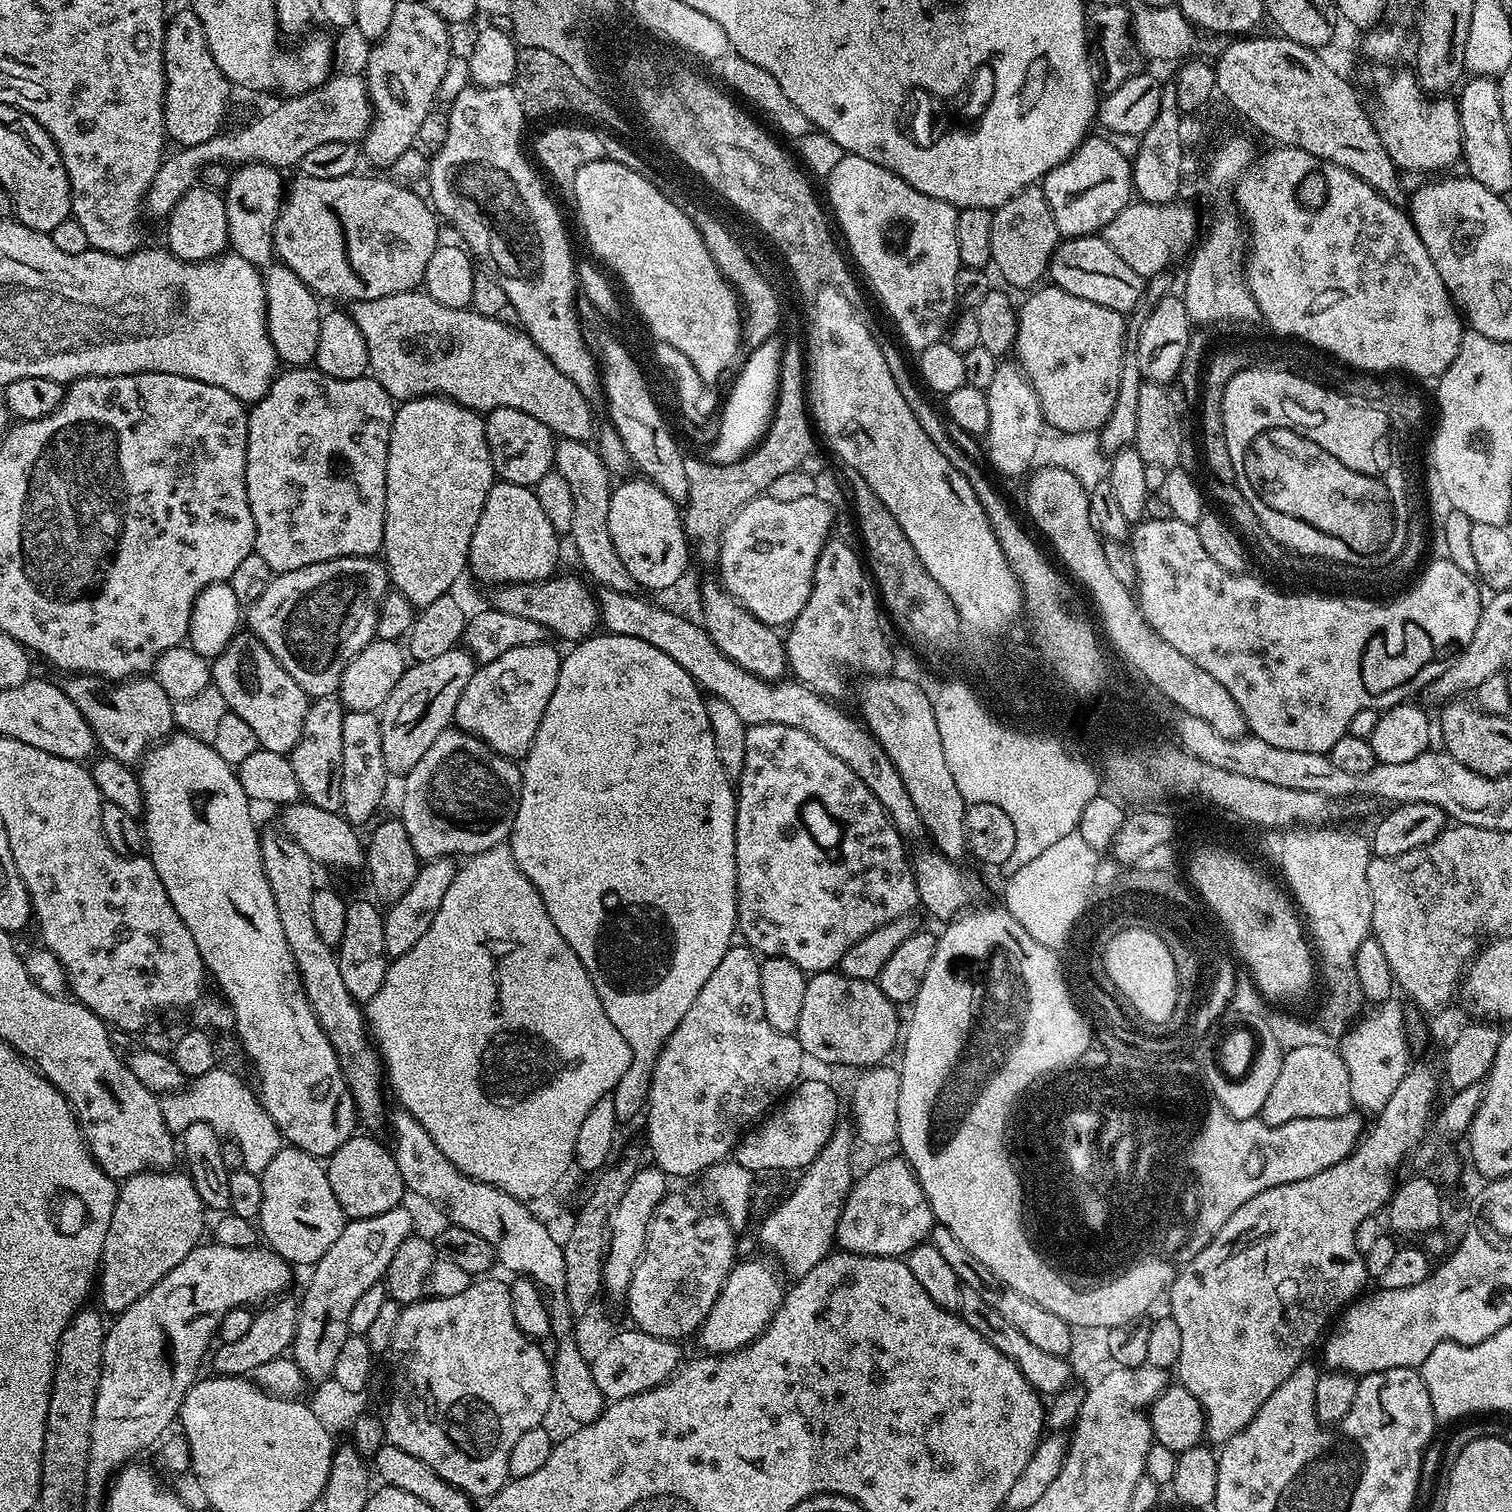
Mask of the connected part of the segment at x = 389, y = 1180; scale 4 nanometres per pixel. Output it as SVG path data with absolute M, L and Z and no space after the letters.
M354 1134L334 1154L327 1157L326 1167L330 1178L330 1190L334 1190L334 1198L338 1198L338 1206L342 1206L348 1220L374 1218L378 1214L386 1214L386 1210L401 1207L406 1189L402 1182L402 1174L398 1174L398 1162L393 1158L387 1143L379 1144L375 1135Z

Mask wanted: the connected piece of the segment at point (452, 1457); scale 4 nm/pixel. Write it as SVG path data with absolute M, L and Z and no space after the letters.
M480 1278L469 1288L456 1292L453 1296L440 1296L437 1300L425 1298L415 1304L405 1304L400 1309L398 1326L394 1326L394 1338L390 1349L392 1368L396 1371L396 1389L392 1392L392 1401L388 1404L388 1416L383 1417L384 1435L387 1443L398 1446L398 1450L406 1450L406 1454L414 1454L426 1466L430 1466L446 1482L450 1482L458 1490L473 1498L487 1498L500 1491L509 1479L508 1463L510 1450L514 1450L514 1442L526 1434L526 1430L534 1430L545 1423L544 1415L554 1408L554 1389L552 1387L552 1360L544 1357L539 1343L531 1340L522 1330L518 1330L518 1322L514 1322L514 1314L510 1310L510 1294L508 1284L499 1284L492 1278Z

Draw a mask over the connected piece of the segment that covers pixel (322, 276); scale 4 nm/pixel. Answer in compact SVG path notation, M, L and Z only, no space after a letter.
M297 175L297 180L287 185L284 207L272 235L272 247L279 263L294 270L305 286L325 301L373 300L419 289L426 274L426 262L430 262L430 254L434 254L442 240L441 221L427 199L410 194L391 178L375 180L360 175L342 178Z

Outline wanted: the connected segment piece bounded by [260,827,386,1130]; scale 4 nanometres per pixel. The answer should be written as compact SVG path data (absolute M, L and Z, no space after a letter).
M279 827L263 829L260 838L260 857L266 874L266 882L270 882L270 894L274 894L274 906L278 906L278 922L282 922L282 934L286 934L286 946L290 946L290 954L296 963L296 969L300 975L306 998L310 1002L310 1006L314 1010L326 1038L330 1038L330 1046L334 1046L334 1050L340 1058L340 1068L344 1071L348 1089L354 1098L359 1123L363 1127L365 1124L368 1127L365 1129L368 1130L376 1130L372 1128L380 1128L383 1124L385 1127L386 1112L384 1116L383 1088L386 1088L386 1069L380 1059L379 1051L377 1051L370 1039L370 1029L366 1023L366 1016L361 1005L350 994L350 990L346 990L345 984L342 983L342 970L338 970L335 951L326 942L322 942L322 937L318 935L318 930L314 926L310 898L314 898L318 887L318 881L316 881L317 869L314 867L311 858L306 854L306 850L302 850L302 846L298 846L298 842L294 842L294 838L290 838Z

